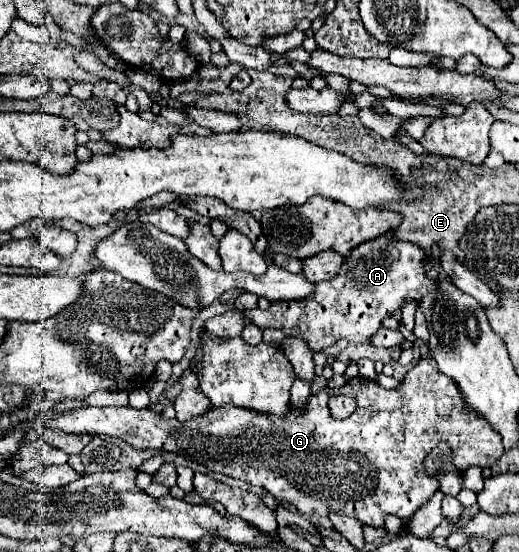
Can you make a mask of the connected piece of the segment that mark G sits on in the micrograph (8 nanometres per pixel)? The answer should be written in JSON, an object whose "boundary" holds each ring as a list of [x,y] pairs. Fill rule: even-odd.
{"boundary":[[[425,355],[421,357],[421,361],[407,373],[407,377],[403,379],[403,383],[399,383],[399,387],[387,391],[383,389],[377,381],[373,379],[367,379],[367,377],[353,377],[349,379],[341,389],[335,389],[335,391],[329,391],[329,389],[321,389],[317,395],[309,397],[309,403],[307,403],[307,409],[305,413],[297,413],[295,409],[289,409],[289,415],[287,419],[271,419],[269,415],[251,415],[251,411],[239,411],[239,407],[211,407],[207,413],[195,417],[195,419],[189,419],[185,423],[177,421],[177,419],[165,419],[163,415],[159,413],[153,413],[151,409],[133,409],[133,407],[79,407],[79,409],[71,409],[71,411],[63,411],[63,413],[55,413],[55,411],[47,411],[43,415],[37,415],[37,417],[29,417],[25,423],[21,423],[17,429],[25,429],[25,431],[31,431],[35,429],[37,423],[45,423],[47,429],[53,429],[53,431],[63,431],[63,433],[91,433],[91,435],[111,435],[111,437],[119,437],[123,439],[125,443],[129,443],[131,447],[135,449],[161,449],[161,451],[173,451],[173,453],[179,453],[195,463],[201,463],[205,465],[207,469],[211,471],[217,471],[217,473],[225,473],[225,475],[231,475],[235,479],[243,479],[251,485],[257,485],[265,491],[269,491],[279,503],[291,503],[299,513],[311,513],[311,515],[329,515],[331,511],[335,513],[345,513],[345,515],[351,515],[355,519],[359,519],[361,523],[365,525],[373,525],[373,527],[383,527],[383,519],[385,515],[393,513],[397,515],[403,525],[407,523],[407,519],[421,507],[429,501],[429,497],[435,493],[437,485],[427,485],[427,473],[423,471],[423,459],[429,455],[429,451],[439,443],[439,441],[447,441],[449,447],[453,449],[453,455],[455,455],[455,465],[459,471],[465,471],[467,467],[471,465],[477,465],[477,467],[491,467],[501,455],[503,455],[503,441],[501,441],[501,435],[497,431],[493,431],[491,423],[483,417],[483,415],[477,415],[475,411],[469,411],[465,407],[465,401],[463,401],[463,395],[459,391],[459,387],[455,385],[455,381],[447,375],[443,375],[435,363],[435,359],[431,355]],[[335,393],[343,393],[343,395],[349,395],[349,397],[355,397],[357,399],[357,409],[355,413],[349,417],[349,419],[333,419],[331,413],[329,413],[329,407],[327,407],[327,399]]]}

